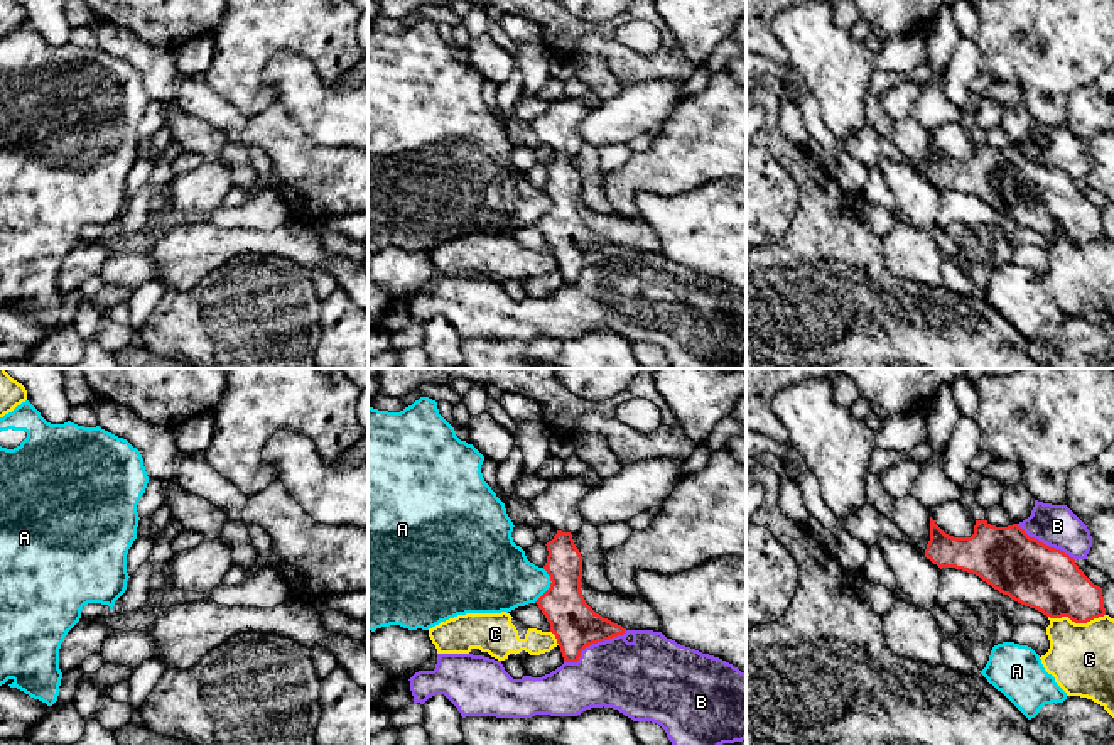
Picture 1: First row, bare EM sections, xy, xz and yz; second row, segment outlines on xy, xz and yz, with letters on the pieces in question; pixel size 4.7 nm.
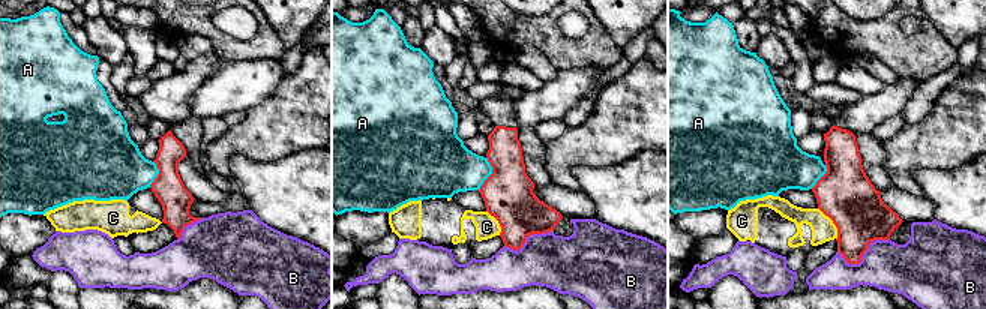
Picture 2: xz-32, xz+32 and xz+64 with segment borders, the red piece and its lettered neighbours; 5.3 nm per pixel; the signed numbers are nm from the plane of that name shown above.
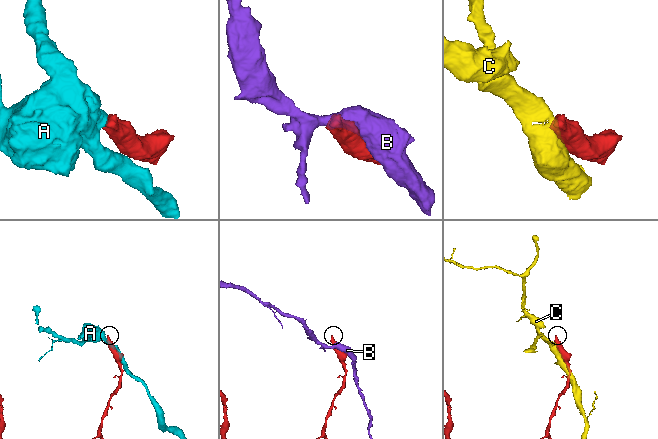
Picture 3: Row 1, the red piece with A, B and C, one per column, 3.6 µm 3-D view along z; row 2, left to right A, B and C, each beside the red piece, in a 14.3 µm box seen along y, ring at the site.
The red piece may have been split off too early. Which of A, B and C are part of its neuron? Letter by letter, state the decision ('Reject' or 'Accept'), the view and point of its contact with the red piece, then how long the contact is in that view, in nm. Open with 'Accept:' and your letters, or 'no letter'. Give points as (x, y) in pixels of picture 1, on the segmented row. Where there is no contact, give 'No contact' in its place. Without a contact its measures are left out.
Accept: no letter
A: Reject. Touches red at xz (551, 585). Shared border 180 nm
B: Reject. Touches red at xz (593, 642). Shared border 340 nm
C: Reject. Touches red at yz (1076, 622). Shared border 280 nm

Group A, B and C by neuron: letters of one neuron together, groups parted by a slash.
A / B / C

